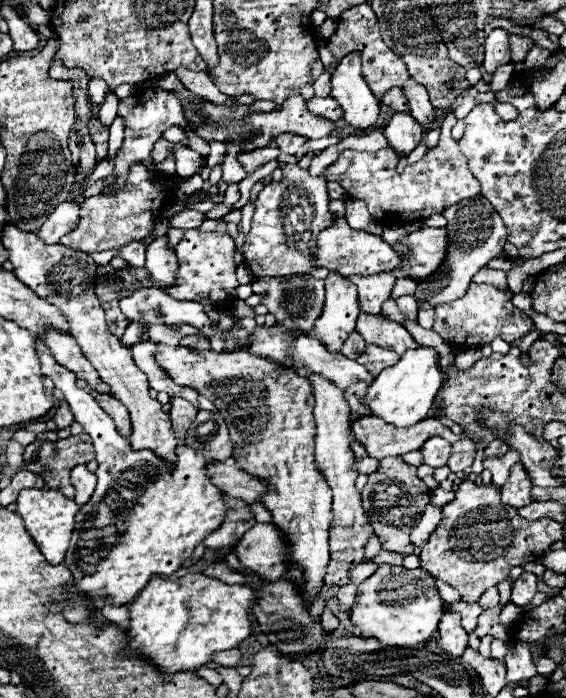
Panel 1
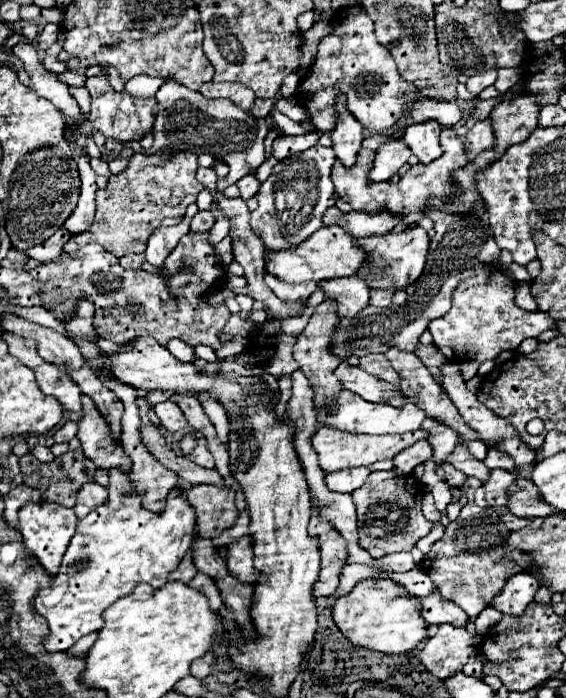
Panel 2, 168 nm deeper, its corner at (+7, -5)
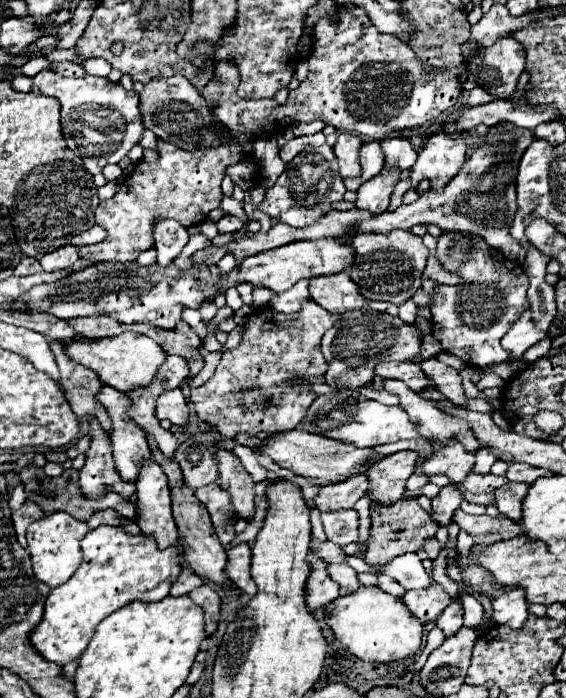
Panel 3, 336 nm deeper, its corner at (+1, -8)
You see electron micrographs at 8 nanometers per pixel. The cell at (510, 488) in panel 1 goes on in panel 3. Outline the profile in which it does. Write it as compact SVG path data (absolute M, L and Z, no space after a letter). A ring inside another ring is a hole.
M469 474L465 482L459 484L463 496L467 502L475 502L475 504L495 504L495 490L501 484L507 484L509 480L505 476L495 476L495 474Z

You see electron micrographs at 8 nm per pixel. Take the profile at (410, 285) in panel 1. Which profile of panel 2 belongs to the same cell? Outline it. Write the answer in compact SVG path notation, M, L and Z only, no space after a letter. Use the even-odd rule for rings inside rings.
M371 291L371 305L377 305L377 307L389 307L391 305L391 297L393 297L393 291Z

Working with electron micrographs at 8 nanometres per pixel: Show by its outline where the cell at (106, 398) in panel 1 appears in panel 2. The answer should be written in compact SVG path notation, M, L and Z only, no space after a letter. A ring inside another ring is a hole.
M83 407L83 417L79 419L79 441L83 455L89 457L97 469L123 469L131 471L131 459L125 455L123 447L111 437L111 429L103 415L95 407Z

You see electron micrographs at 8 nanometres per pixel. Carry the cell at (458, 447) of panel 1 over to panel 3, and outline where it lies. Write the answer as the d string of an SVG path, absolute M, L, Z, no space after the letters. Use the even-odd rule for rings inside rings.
M447 484L441 488L441 492L431 500L431 518L439 524L449 524L449 520L453 518L453 512L459 508L463 500L461 490L457 488L457 484Z

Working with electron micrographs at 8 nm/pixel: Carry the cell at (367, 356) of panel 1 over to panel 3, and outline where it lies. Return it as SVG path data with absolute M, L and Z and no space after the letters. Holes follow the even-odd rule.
M381 362L377 364L375 374L381 378L403 380L415 392L421 392L427 386L425 374L421 370L421 362Z

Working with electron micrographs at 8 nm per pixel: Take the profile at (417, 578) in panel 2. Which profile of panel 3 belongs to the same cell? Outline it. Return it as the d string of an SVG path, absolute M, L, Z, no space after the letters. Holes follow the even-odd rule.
M379 576L377 586L379 586L381 590L385 590L385 592L397 596L397 598L403 598L403 596L407 594L407 590L405 590L397 580L393 580L393 578L389 578L389 576Z

